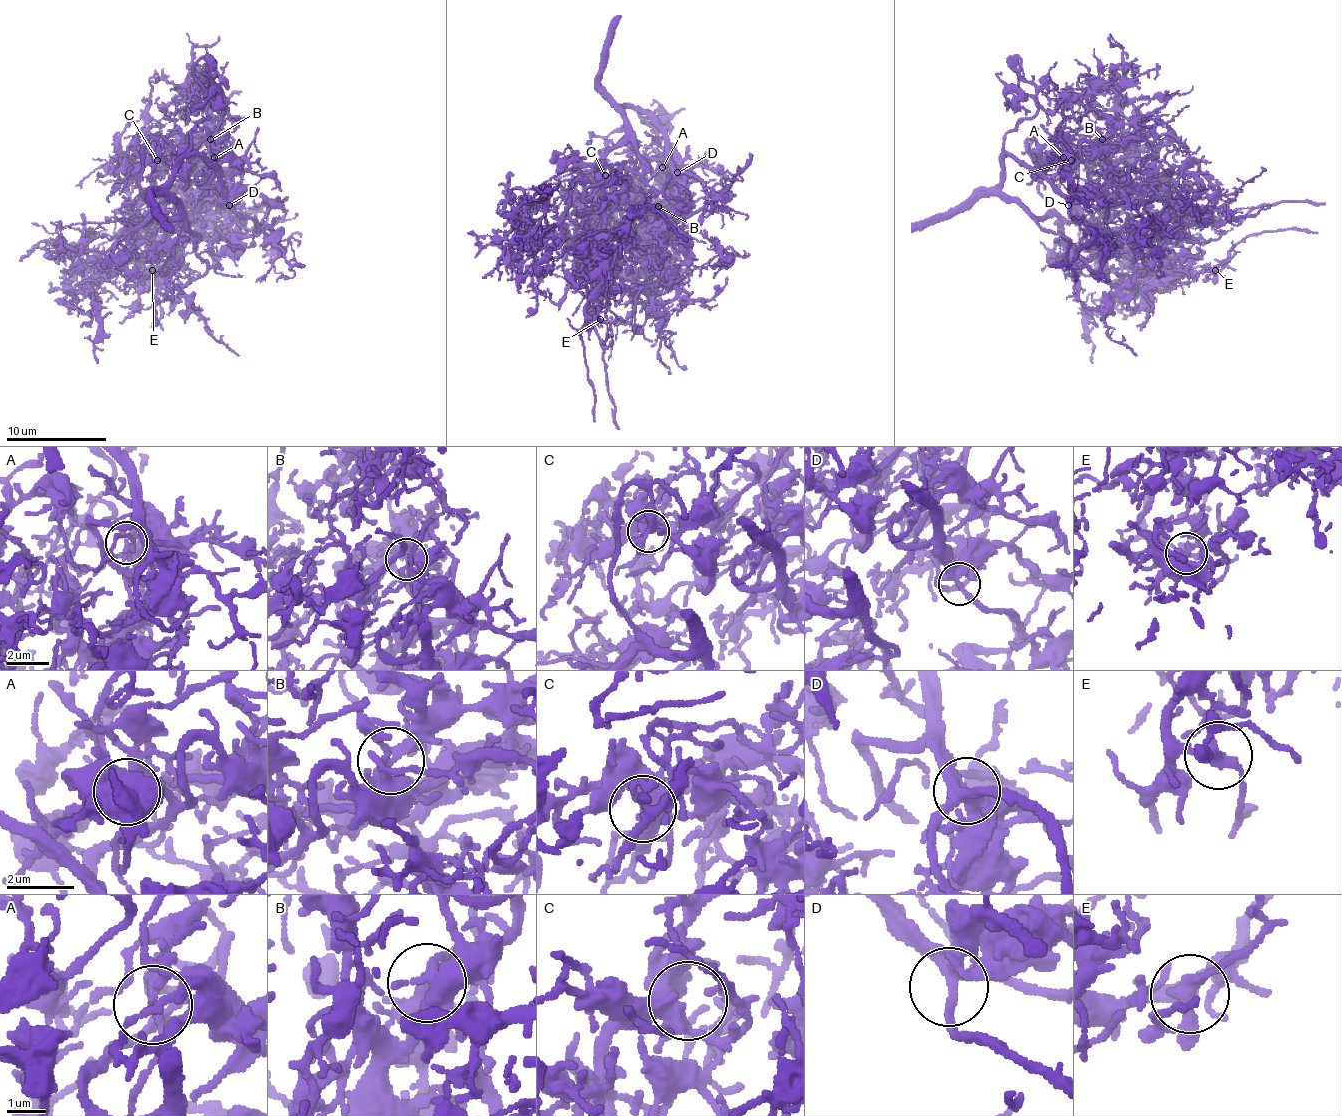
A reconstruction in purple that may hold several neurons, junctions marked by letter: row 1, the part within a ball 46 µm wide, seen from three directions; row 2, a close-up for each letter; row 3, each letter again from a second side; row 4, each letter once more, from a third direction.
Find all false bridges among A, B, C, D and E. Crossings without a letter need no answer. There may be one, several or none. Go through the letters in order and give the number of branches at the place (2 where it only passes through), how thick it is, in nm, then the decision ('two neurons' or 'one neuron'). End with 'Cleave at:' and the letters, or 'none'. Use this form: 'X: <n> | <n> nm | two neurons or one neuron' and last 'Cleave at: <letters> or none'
A: 3 | 200 nm | one neuron
B: 5 | 200 nm | one neuron
C: 5 | 340 nm | one neuron
D: 4 | 300 nm | one neuron
E: 4 | 280 nm | one neuron
Cleave at: none

